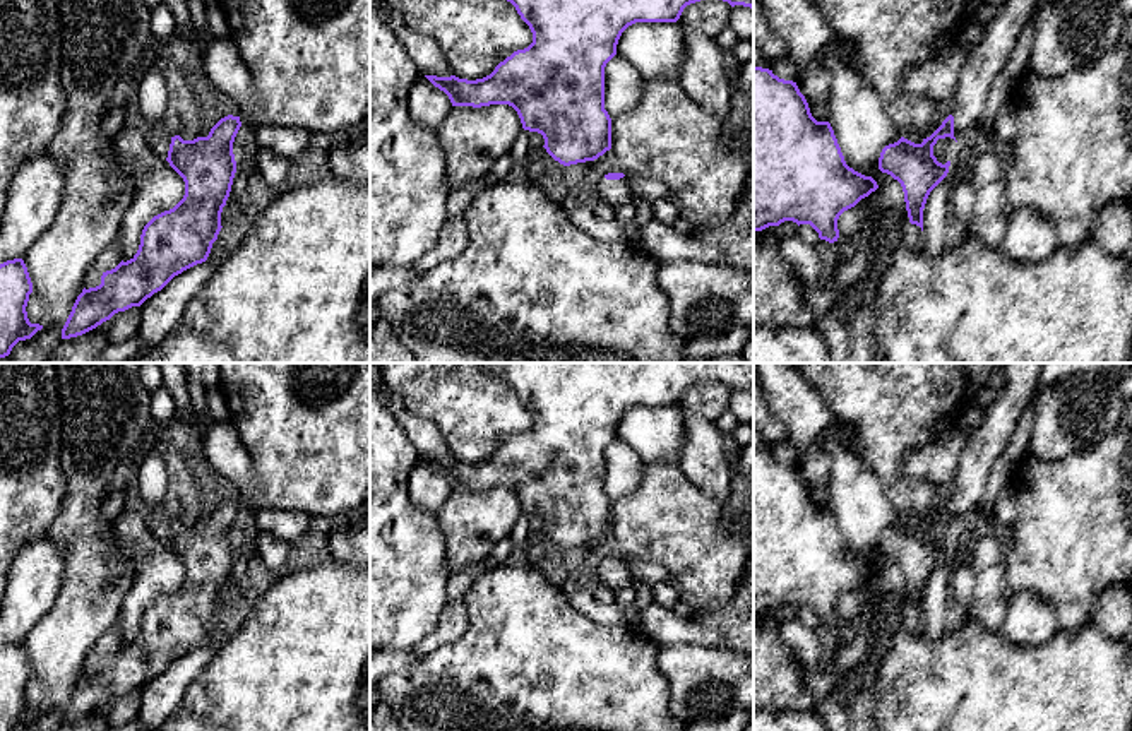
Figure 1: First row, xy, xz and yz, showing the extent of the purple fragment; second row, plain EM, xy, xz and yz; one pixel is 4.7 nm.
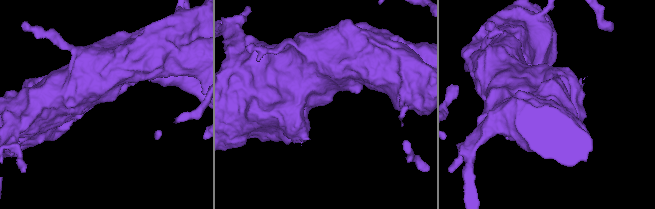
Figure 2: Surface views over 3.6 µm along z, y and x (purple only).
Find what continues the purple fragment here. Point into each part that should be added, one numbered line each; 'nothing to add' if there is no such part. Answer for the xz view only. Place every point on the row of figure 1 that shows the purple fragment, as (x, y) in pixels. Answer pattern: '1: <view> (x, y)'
1: xz (615, 194)

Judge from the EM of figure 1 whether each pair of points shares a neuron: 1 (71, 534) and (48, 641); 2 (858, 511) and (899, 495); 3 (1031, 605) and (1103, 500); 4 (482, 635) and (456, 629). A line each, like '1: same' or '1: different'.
1: same
2: different
3: different
4: different

